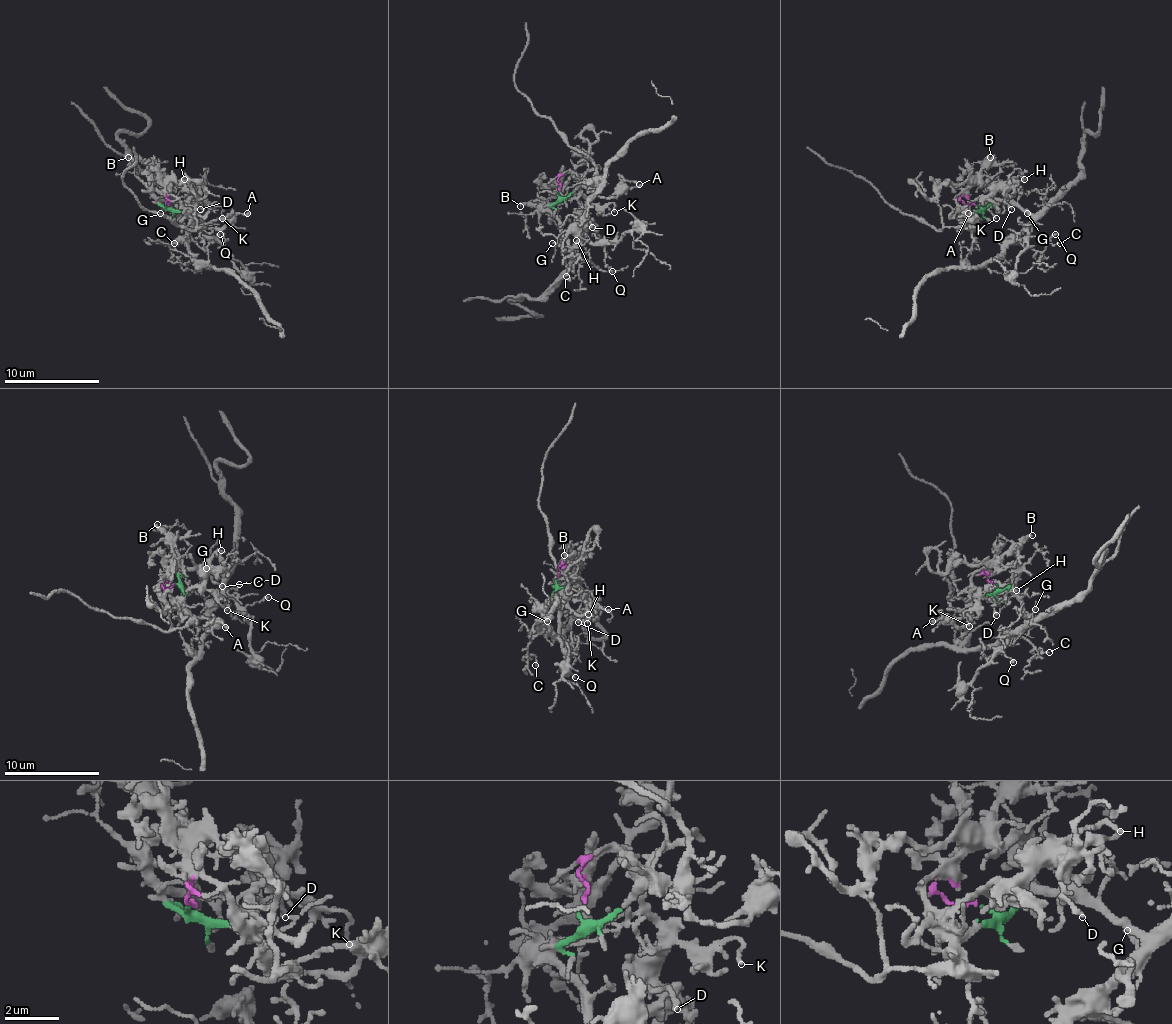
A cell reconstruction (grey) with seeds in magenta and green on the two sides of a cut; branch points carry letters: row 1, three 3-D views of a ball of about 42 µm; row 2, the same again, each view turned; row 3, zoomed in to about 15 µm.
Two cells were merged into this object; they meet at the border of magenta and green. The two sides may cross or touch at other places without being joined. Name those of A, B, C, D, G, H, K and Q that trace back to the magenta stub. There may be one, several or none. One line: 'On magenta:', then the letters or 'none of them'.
On magenta: A, B, D, H, K

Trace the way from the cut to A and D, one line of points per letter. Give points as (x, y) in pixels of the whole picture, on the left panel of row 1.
A: (167, 204), (167, 188), (188, 183), (198, 200), (196, 221), (200, 226), (224, 228), (238, 214), (248, 214)
D: (167, 204), (167, 200), (179, 200), (184, 204), (193, 195), (188, 193), (200, 209)

